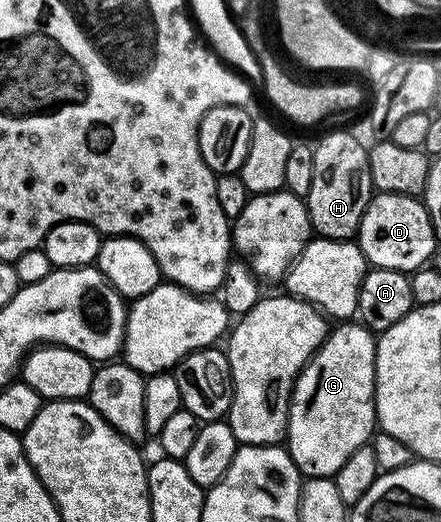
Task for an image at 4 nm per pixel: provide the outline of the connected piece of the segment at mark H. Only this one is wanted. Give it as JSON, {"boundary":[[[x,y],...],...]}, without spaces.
{"boundary":[[[328,133],[320,142],[315,142],[312,154],[314,155],[314,179],[310,182],[306,204],[308,206],[308,218],[312,221],[313,230],[319,236],[338,239],[339,241],[355,238],[360,232],[362,215],[374,196],[366,145],[363,145],[352,133]]]}

